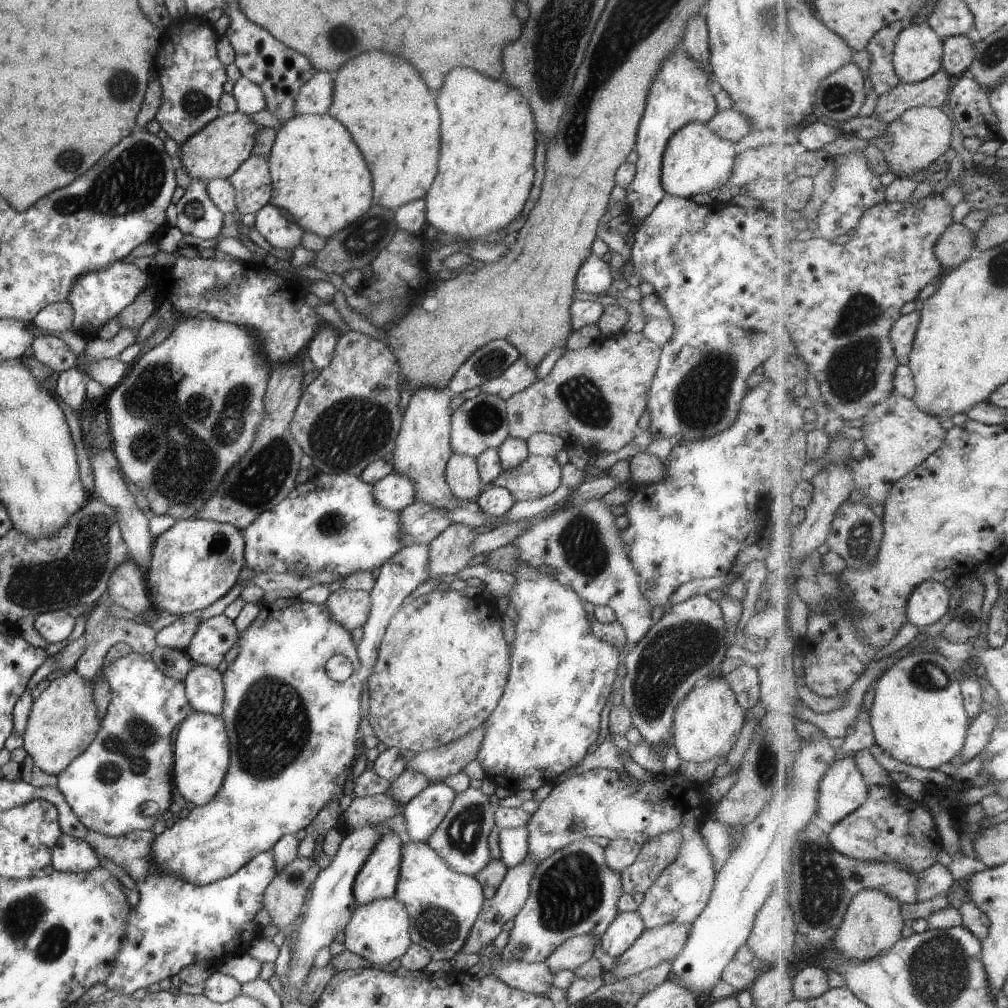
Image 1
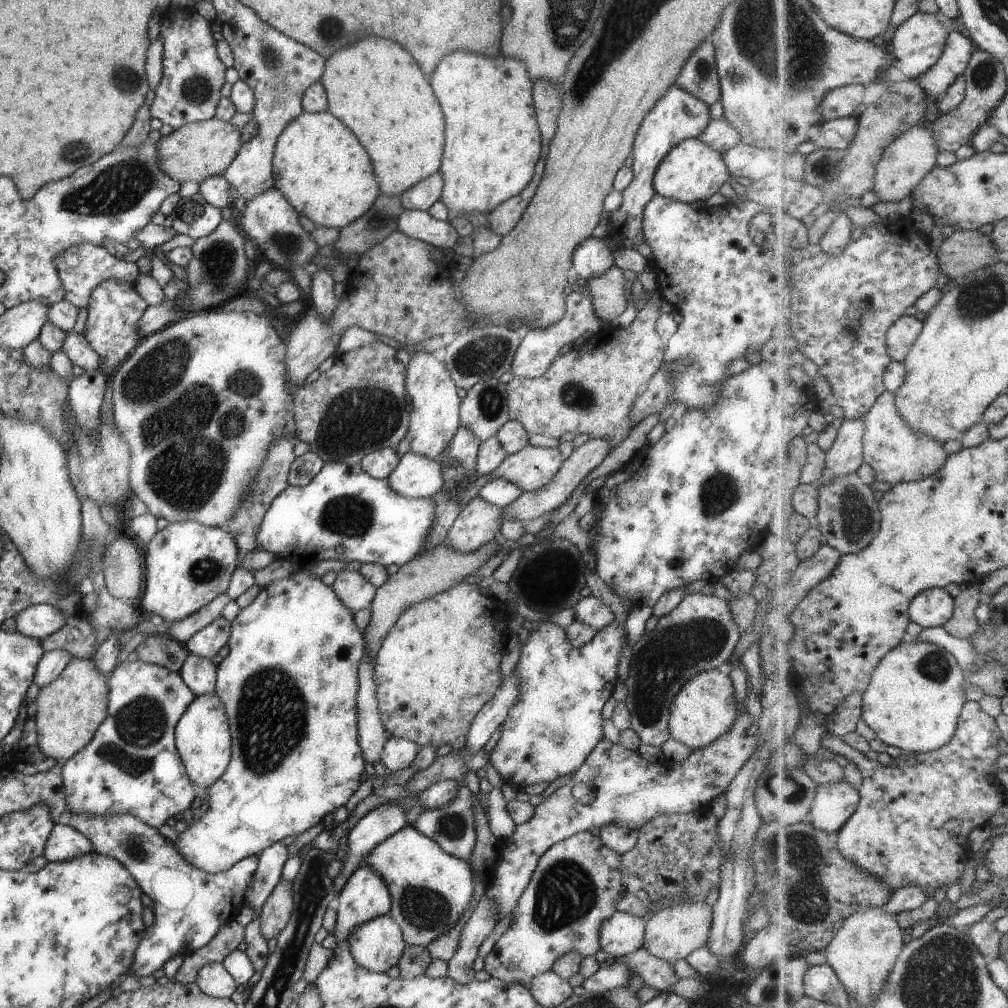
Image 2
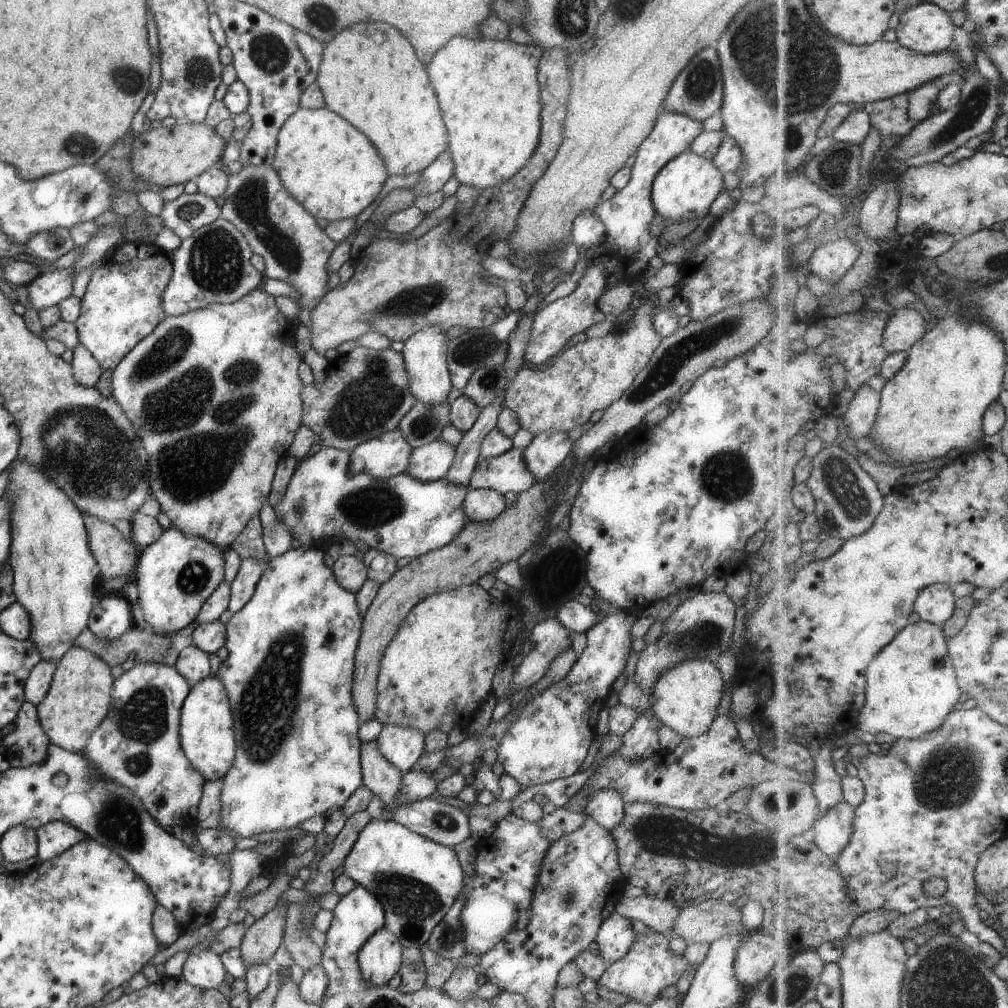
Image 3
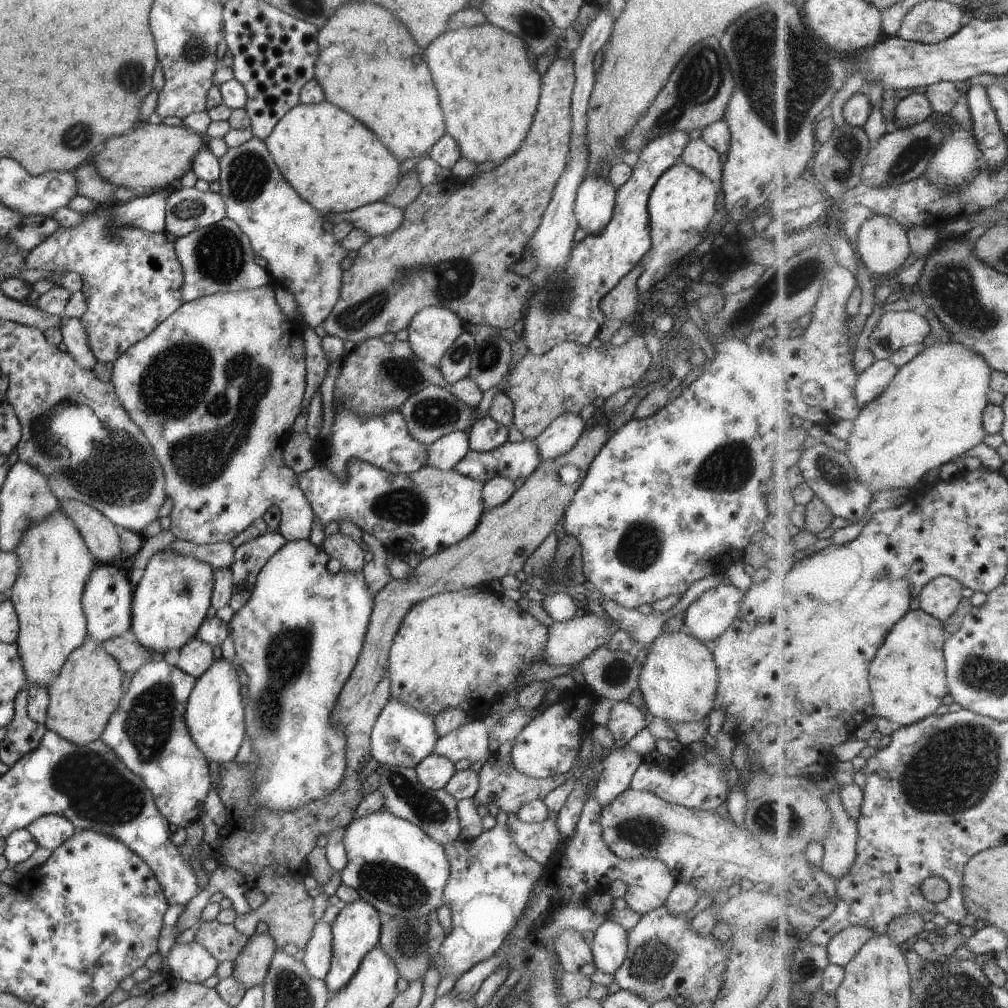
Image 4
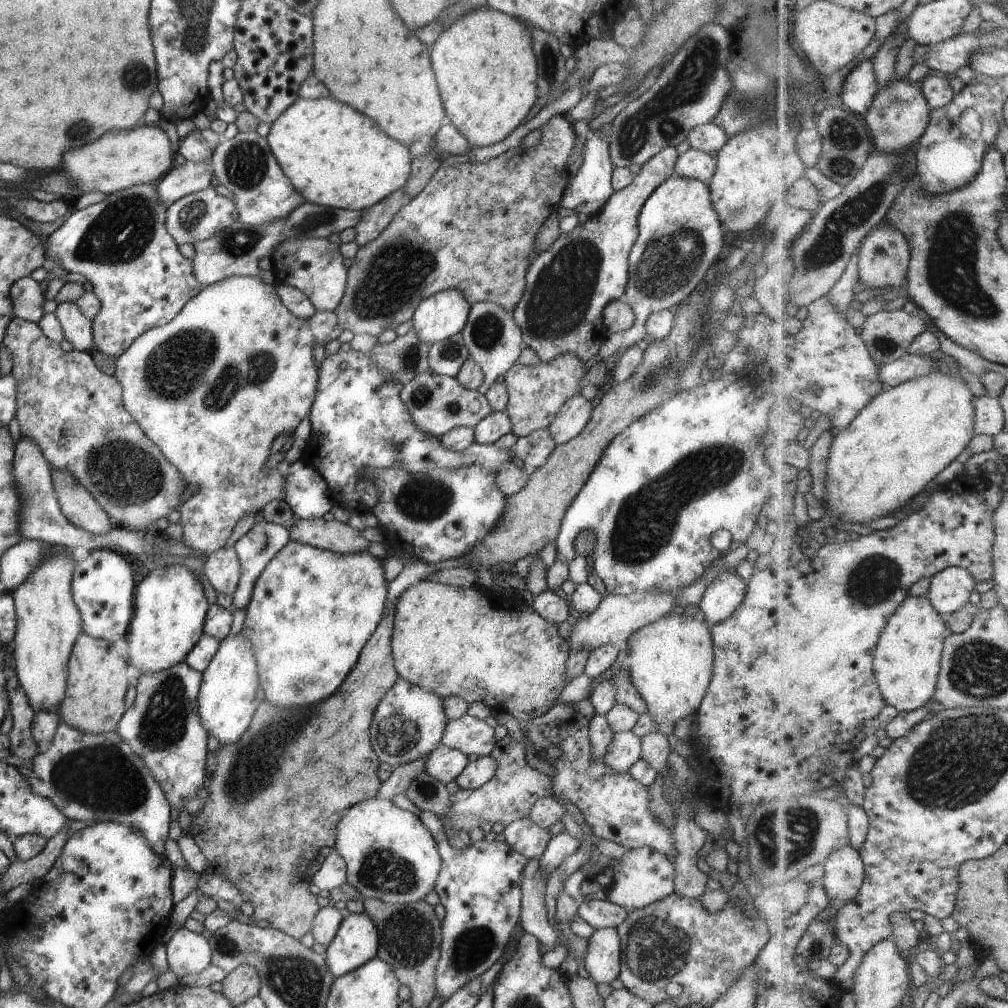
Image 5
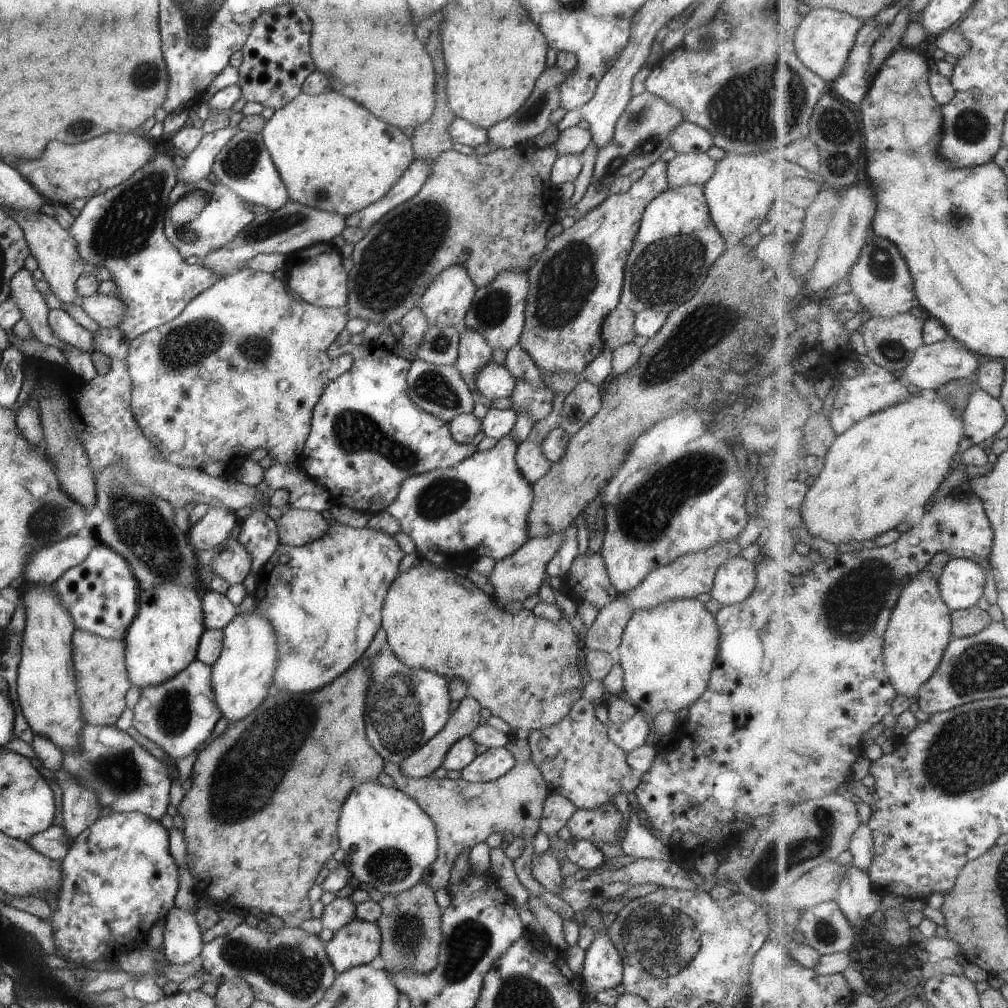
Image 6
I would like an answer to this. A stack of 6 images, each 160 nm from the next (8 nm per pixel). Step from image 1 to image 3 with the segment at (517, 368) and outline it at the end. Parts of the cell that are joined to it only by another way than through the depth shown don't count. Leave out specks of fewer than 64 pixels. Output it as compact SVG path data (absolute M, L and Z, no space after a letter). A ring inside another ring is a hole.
M659 107L653 128L645 136L635 151L635 159L630 167L630 179L623 188L616 190L611 198L594 206L594 213L604 226L604 239L597 247L585 251L586 265L575 289L560 298L552 298L547 305L534 314L530 337L523 351L525 364L537 366L551 359L571 336L584 332L601 322L605 315L596 305L597 299L606 286L607 277L617 277L629 283L637 278L647 265L647 261L659 252L654 236L648 231L648 224L656 212L652 207L650 190L657 171L679 153L688 150L691 141L701 132L701 123L679 113L665 111Z

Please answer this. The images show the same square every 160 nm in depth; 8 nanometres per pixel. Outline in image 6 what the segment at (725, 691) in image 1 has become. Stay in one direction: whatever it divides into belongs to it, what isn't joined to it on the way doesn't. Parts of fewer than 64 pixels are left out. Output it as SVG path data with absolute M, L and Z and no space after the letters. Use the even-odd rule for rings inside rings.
M695 599L687 600L674 600L674 601L664 601L651 609L640 609L633 611L630 614L630 618L622 631L622 638L619 647L616 649L614 656L617 663L622 669L622 691L625 699L637 710L642 713L655 717L659 712L671 712L671 714L676 715L683 708L688 708L697 698L701 697L701 694L706 690L706 685L708 682L709 674L713 669L713 664L715 661L715 656L718 648L718 629L714 619L711 617L711 613L707 612L703 607L704 604L697 602Z

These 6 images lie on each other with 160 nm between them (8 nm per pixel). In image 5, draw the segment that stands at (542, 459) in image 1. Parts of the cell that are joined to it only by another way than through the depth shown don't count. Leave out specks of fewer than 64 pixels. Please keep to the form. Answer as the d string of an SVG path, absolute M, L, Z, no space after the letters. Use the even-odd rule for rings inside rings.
M581 393L565 400L547 426L555 444L561 444L573 438L587 424L592 408L591 401L583 398Z

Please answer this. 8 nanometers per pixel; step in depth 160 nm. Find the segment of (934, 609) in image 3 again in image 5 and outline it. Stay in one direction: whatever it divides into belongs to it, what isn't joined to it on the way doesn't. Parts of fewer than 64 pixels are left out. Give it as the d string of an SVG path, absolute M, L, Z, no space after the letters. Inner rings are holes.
M949 567L930 578L926 596L943 616L954 615L971 600L975 582L966 568Z

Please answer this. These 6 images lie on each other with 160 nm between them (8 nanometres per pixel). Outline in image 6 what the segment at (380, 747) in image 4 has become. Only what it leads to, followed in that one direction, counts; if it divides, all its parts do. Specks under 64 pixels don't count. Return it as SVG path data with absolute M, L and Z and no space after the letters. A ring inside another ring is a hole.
M387 646L369 659L367 670L369 684L363 704L367 740L384 762L399 763L445 726L450 715L448 684L433 672L407 668Z

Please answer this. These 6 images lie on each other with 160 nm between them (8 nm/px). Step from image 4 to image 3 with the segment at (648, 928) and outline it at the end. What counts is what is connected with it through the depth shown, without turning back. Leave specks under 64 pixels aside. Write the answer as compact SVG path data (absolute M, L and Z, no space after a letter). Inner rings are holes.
M651 929L646 934L635 934L627 954L618 961L608 965L605 972L596 980L597 988L604 986L609 990L613 990L613 992L629 996L633 1001L644 1005L651 1004L665 986L675 985L677 980L679 980L679 976L687 968L696 970L699 966L699 964L690 963L683 954L673 954L667 945L668 942L669 938L663 933L658 933Z

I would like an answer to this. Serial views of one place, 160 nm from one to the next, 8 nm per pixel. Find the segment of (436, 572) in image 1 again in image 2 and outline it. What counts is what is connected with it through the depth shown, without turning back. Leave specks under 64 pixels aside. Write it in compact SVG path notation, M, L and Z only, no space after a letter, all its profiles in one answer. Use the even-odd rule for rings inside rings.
M473 497L467 501L447 529L446 545L458 553L470 553L493 537L500 529L502 508Z

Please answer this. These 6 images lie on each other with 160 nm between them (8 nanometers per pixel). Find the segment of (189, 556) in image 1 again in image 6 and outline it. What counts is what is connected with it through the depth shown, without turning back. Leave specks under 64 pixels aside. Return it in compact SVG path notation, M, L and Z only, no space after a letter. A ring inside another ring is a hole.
M172 582L140 587L137 612L124 637L126 673L137 688L169 680L195 659L197 644L204 628L201 589Z

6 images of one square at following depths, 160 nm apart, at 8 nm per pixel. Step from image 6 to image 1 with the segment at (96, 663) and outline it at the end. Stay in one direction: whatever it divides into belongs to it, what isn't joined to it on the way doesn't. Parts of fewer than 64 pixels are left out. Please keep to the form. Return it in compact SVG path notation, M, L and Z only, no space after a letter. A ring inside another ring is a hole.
M75 669L65 672L52 680L33 700L29 716L26 720L25 732L22 734L23 748L26 754L33 759L33 764L43 772L55 775L62 771L75 758L79 756L87 745L95 738L98 726L98 710L92 699L92 682L78 675Z

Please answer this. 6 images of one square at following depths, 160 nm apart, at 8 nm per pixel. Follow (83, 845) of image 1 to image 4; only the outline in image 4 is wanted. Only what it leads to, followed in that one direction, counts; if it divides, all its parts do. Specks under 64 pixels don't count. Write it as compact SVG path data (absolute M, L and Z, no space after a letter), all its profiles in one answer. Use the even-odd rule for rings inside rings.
M53 813L36 816L26 827L37 846L53 850L72 835L74 826L64 816Z

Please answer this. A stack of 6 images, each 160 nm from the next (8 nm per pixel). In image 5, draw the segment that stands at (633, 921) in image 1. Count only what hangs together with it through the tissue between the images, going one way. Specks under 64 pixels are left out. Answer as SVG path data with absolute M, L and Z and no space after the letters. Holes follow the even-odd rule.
M614 928L595 929L586 939L584 956L588 977L596 984L609 984L620 971L620 942Z

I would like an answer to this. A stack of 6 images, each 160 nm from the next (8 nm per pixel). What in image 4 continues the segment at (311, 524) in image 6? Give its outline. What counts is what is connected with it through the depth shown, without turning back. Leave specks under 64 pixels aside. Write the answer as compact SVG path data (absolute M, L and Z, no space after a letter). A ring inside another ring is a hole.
M337 531L324 536L319 547L327 553L327 559L335 558L344 571L353 572L361 569L364 564L364 551L360 543Z

